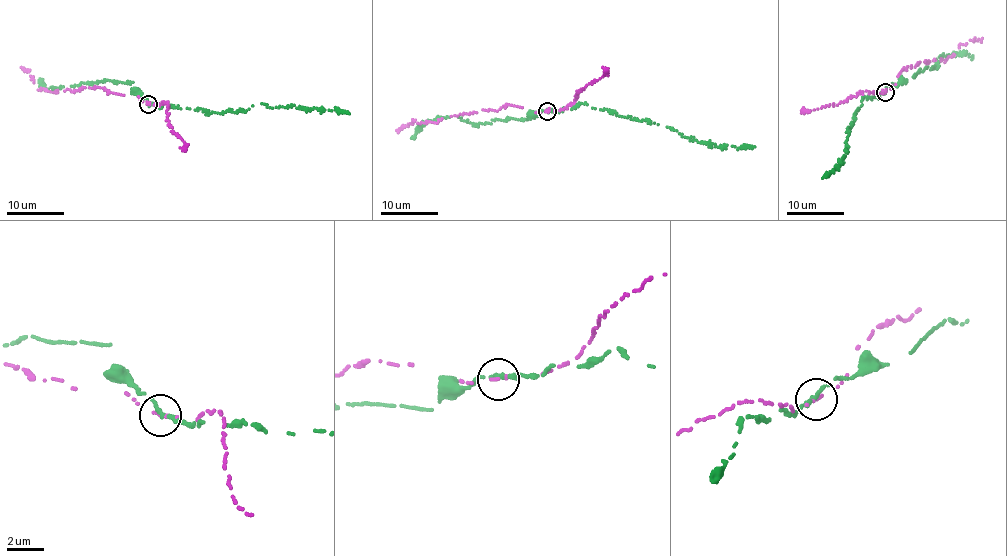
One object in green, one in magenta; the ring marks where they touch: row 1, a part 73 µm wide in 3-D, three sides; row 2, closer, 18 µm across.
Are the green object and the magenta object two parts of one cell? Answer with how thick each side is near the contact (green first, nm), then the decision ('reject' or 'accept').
240/150 nm | reject

